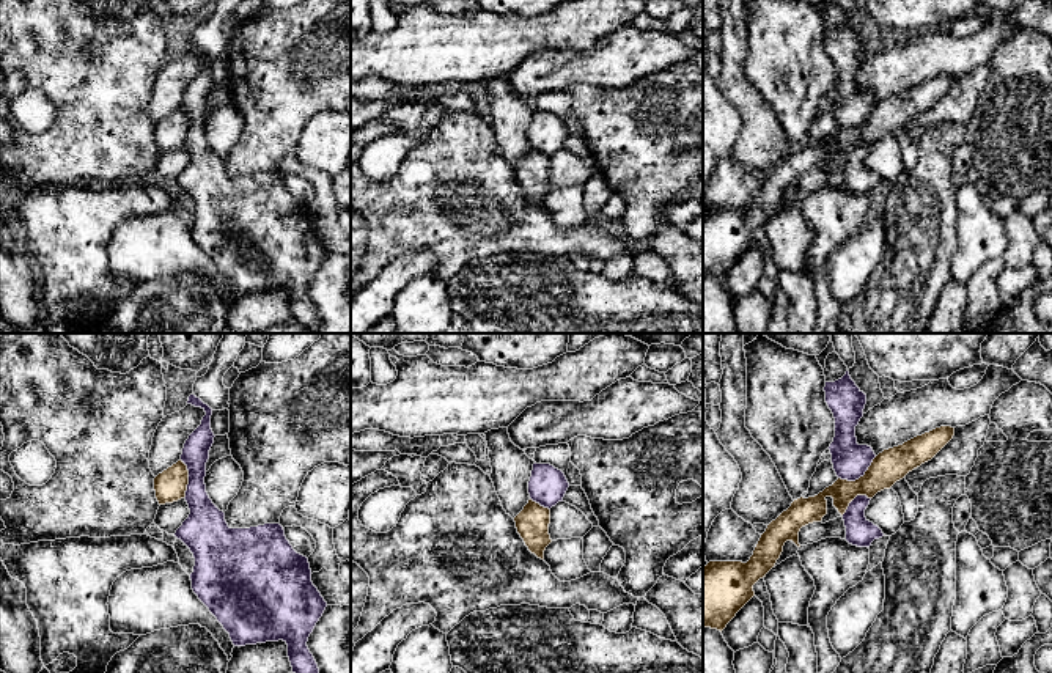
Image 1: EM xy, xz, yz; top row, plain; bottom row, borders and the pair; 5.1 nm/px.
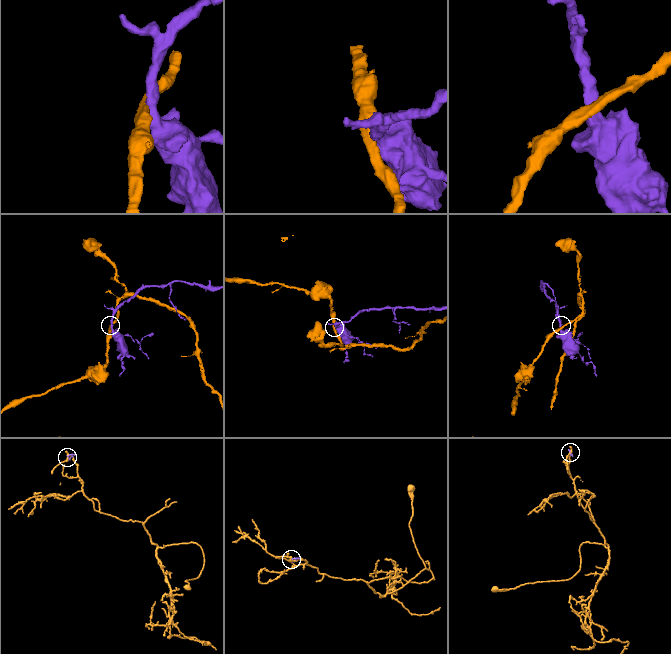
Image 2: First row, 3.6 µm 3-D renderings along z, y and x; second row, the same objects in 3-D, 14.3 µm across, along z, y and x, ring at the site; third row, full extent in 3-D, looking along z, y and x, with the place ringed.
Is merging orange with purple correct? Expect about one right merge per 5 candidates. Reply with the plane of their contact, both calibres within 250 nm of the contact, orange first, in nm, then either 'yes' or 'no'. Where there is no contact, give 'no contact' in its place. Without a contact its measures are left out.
yz | 170/180 nm | no

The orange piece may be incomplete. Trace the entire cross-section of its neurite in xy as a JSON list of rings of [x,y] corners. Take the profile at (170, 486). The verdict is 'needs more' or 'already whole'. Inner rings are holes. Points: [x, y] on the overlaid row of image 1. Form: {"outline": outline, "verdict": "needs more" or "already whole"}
{"outline": [[[179,459],[154,478],[154,491],[159,505],[173,503],[186,497],[189,484],[187,465]]], "verdict": "already whole"}

